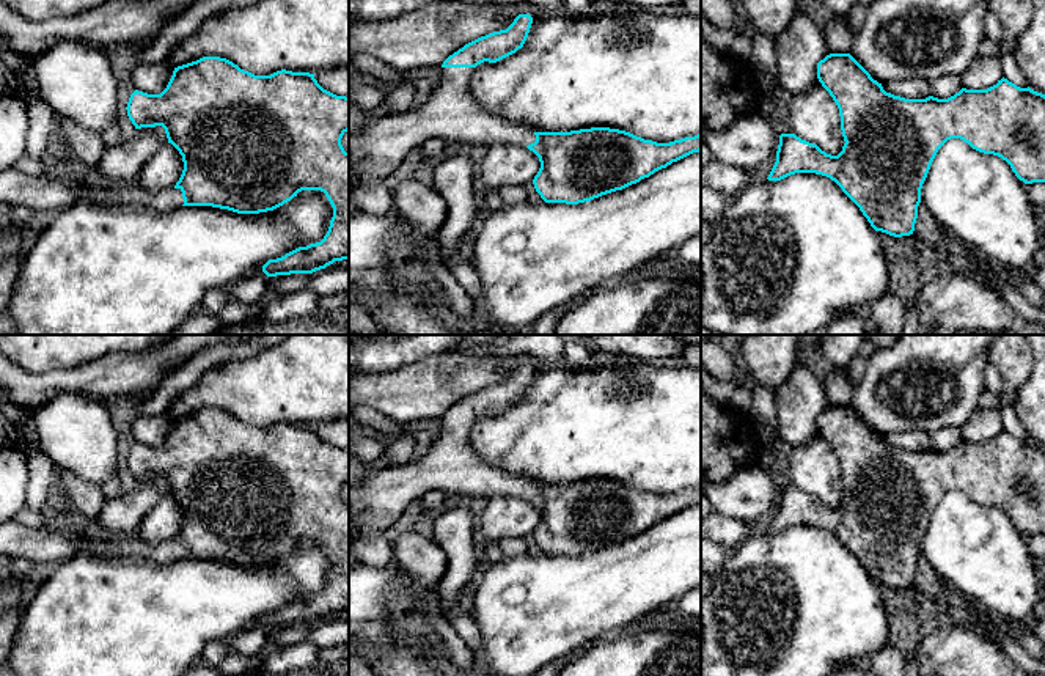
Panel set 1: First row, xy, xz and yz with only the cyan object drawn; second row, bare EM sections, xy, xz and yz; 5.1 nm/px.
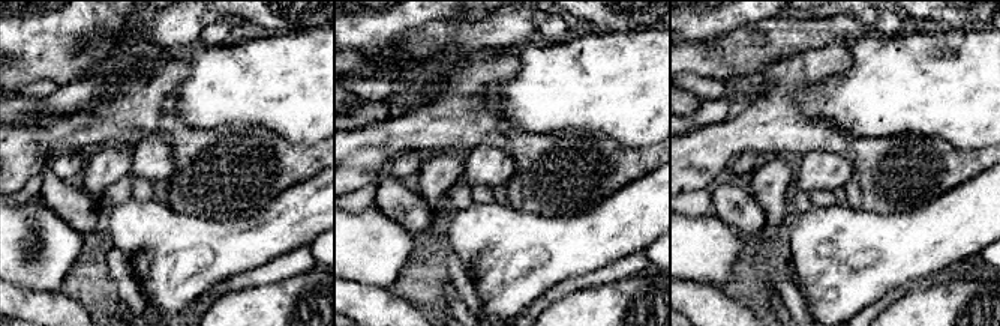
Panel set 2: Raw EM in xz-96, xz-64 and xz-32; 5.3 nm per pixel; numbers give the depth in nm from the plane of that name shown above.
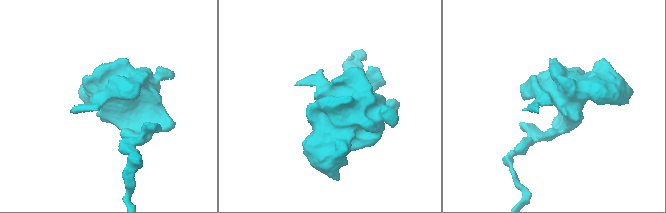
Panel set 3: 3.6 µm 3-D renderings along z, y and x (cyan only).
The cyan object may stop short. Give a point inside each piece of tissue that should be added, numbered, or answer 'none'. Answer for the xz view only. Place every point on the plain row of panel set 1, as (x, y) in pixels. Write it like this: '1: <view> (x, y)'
1: xz (451, 466)

